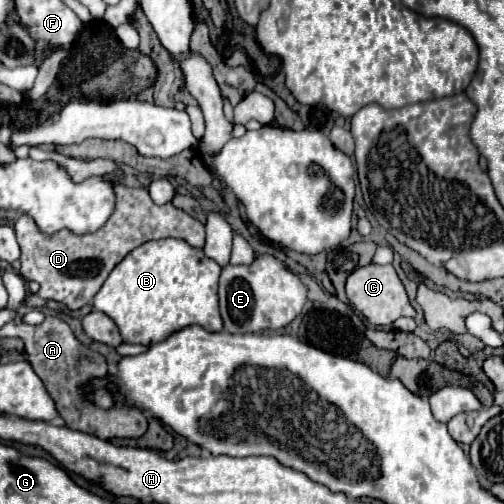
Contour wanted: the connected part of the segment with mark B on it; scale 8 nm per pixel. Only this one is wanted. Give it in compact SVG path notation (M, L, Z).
M162 238L146 242L134 248L106 278L100 292L94 296L92 308L108 314L118 326L124 342L128 344L154 344L168 338L172 332L198 324L208 332L222 330L222 318L218 310L218 276L220 266L204 254L200 248L192 248L186 240L180 238Z

